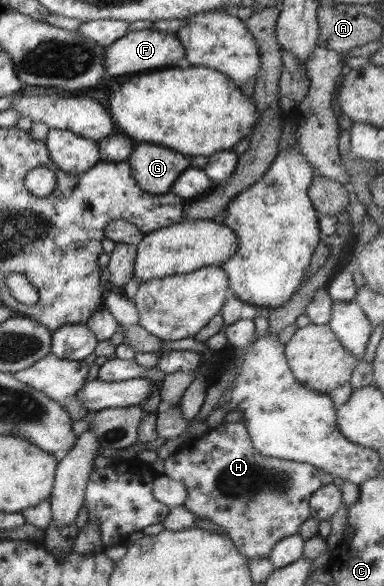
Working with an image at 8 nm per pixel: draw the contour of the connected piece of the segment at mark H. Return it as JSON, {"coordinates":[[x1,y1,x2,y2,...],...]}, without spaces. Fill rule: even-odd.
{"coordinates":[[242,422,222,423,210,429,201,438,186,439,170,457,162,460,164,474,181,481,187,489,184,507,198,518,209,519,219,525,246,557,268,558,272,549,286,537,298,534,300,525,311,517,309,506,312,494,323,485,332,484,334,476,323,469,296,460,265,456,251,443,246,424]]}

